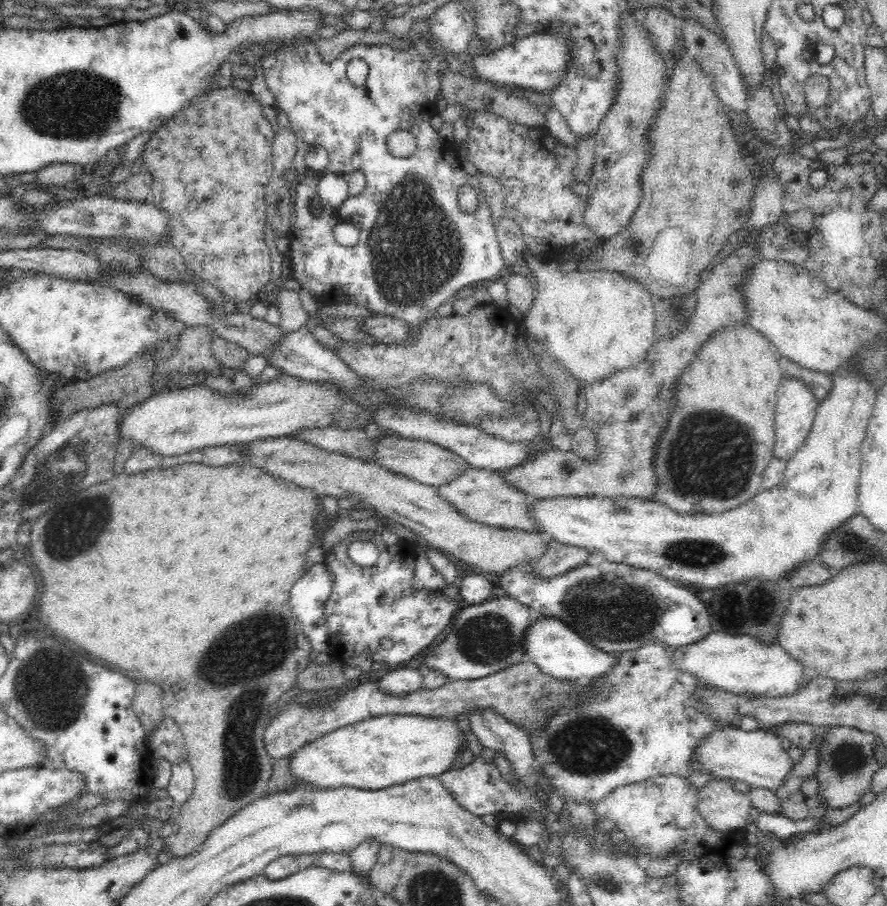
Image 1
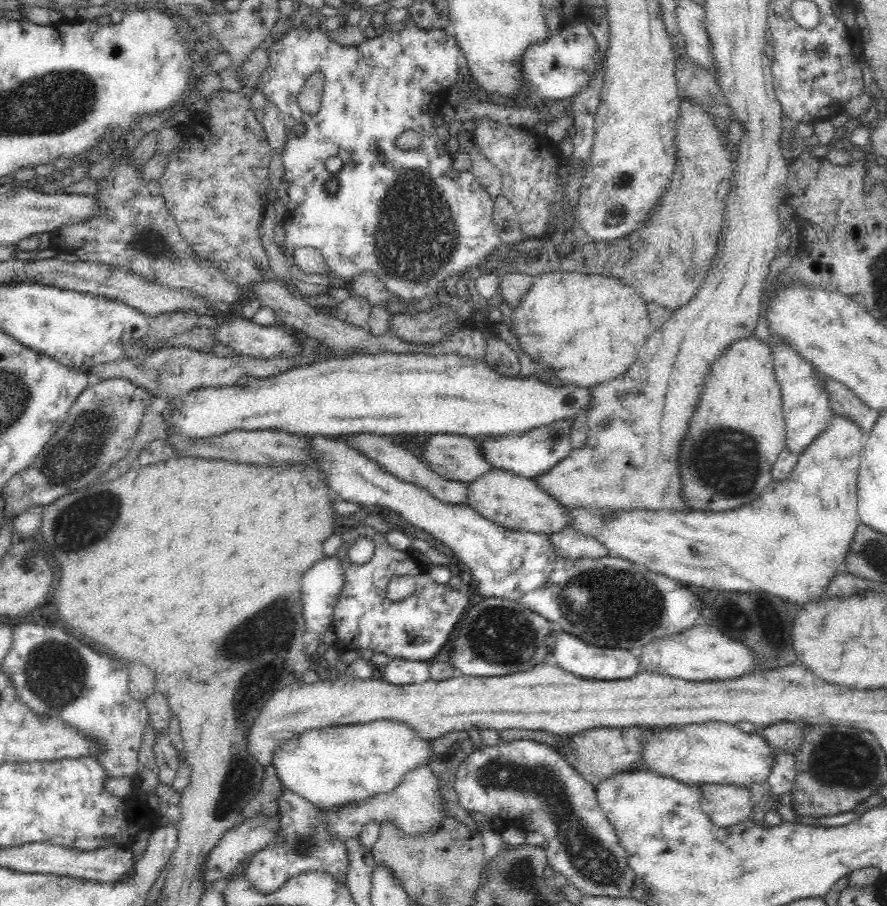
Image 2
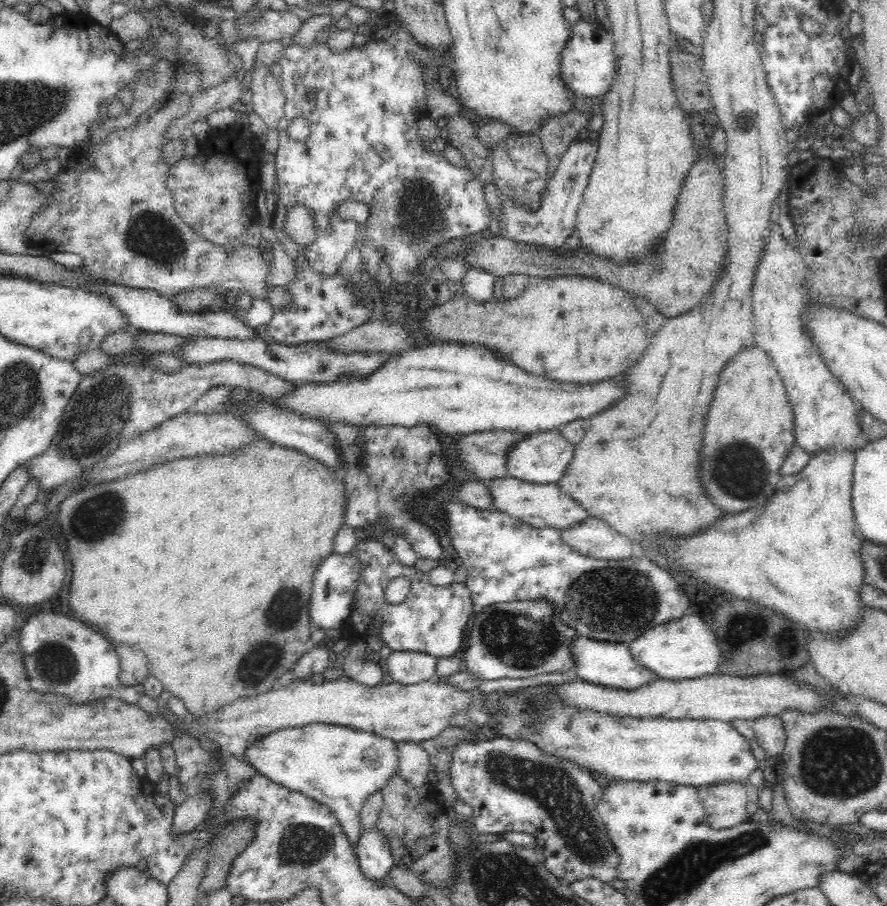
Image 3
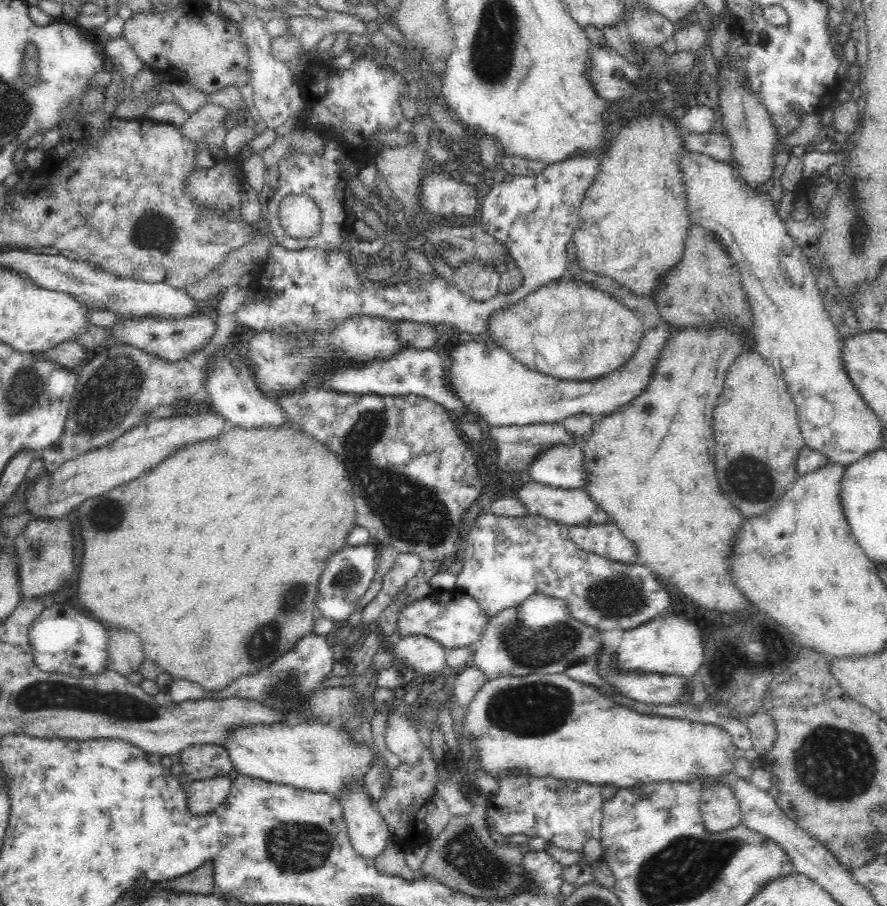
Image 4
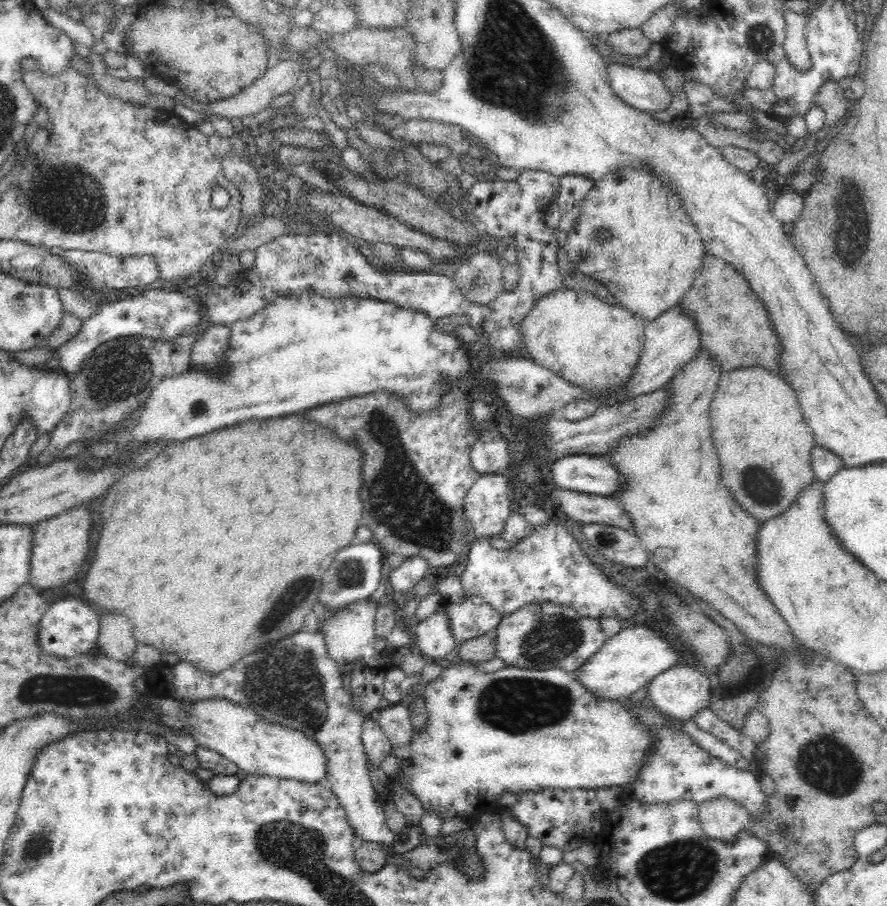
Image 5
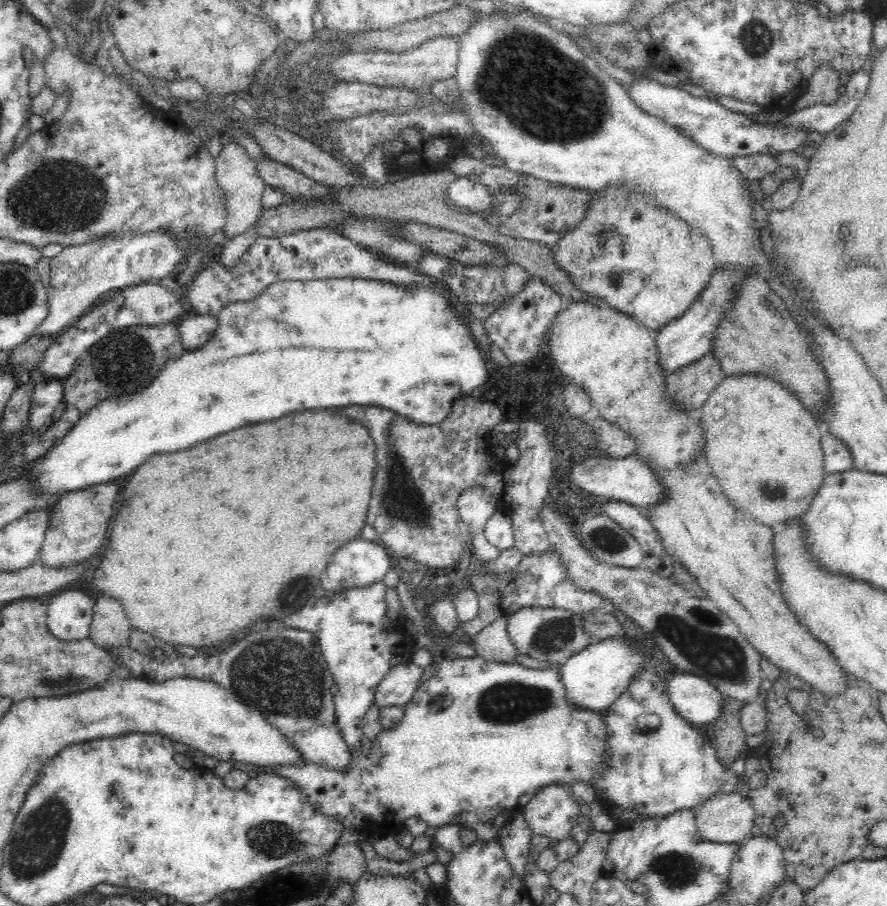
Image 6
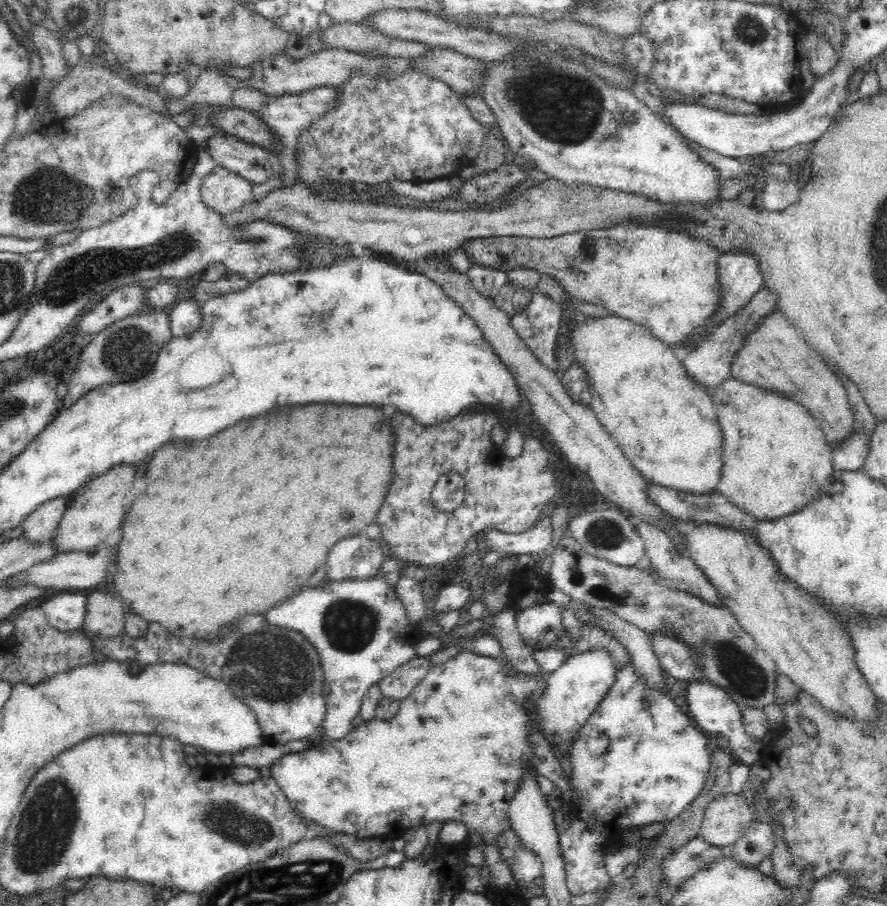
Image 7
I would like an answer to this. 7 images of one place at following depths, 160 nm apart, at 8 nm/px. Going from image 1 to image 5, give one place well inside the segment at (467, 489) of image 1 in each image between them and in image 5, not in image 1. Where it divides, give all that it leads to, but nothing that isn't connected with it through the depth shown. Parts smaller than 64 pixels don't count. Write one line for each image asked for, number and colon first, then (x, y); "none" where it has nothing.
2: (518, 504)
3: (539, 505)
4: (572, 507)
5: (583, 508)

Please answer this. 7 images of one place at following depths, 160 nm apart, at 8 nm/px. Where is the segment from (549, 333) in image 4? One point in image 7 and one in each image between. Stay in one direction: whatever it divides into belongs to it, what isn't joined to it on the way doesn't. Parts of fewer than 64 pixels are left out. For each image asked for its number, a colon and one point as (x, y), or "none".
5: (594, 345)
6: (610, 355)
7: (665, 424)

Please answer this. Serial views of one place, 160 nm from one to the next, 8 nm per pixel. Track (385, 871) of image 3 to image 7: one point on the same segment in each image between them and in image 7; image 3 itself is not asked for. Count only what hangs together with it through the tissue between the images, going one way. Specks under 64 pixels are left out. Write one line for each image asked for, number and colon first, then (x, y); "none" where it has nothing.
4: (369, 834)
5: (295, 683)
6: (280, 671)
7: (275, 671)

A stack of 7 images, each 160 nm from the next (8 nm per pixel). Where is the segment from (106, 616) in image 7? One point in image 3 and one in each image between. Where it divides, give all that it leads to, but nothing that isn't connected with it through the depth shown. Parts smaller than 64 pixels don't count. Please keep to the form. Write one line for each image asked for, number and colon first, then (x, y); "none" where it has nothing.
3: (134, 670)
4: (124, 649)
5: (115, 641)
6: (110, 629)

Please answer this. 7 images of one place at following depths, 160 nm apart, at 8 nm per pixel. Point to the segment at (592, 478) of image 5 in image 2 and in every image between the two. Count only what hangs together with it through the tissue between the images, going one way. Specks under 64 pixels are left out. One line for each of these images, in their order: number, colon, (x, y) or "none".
2: (527, 454)
3: (540, 458)
4: (561, 466)

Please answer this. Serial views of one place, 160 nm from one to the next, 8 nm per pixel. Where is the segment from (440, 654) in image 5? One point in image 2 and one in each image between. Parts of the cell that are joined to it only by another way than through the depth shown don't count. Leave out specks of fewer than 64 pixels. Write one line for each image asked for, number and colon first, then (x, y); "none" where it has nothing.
2: (399, 672)
3: (406, 668)
4: (420, 654)

